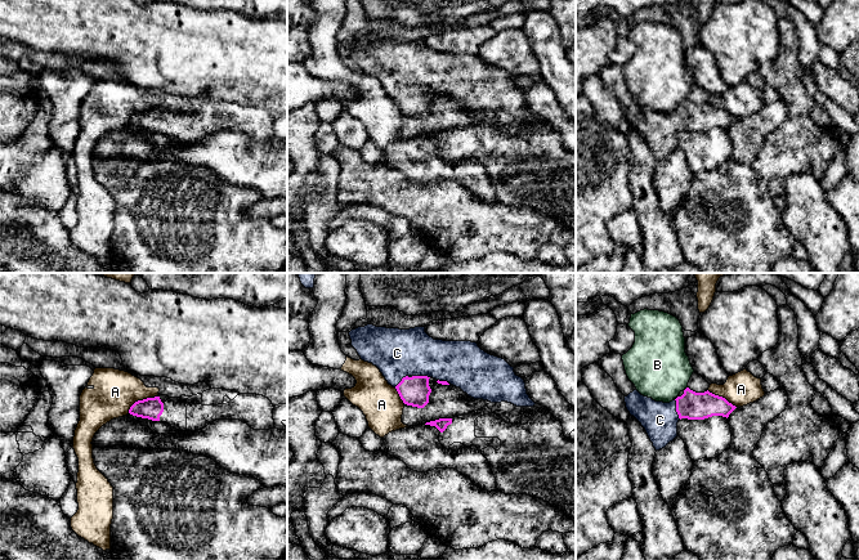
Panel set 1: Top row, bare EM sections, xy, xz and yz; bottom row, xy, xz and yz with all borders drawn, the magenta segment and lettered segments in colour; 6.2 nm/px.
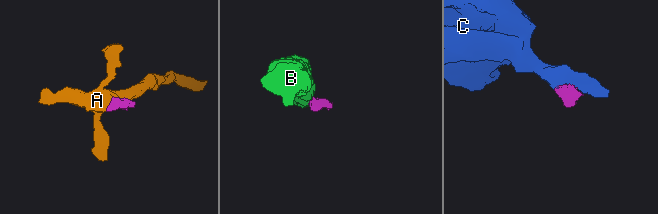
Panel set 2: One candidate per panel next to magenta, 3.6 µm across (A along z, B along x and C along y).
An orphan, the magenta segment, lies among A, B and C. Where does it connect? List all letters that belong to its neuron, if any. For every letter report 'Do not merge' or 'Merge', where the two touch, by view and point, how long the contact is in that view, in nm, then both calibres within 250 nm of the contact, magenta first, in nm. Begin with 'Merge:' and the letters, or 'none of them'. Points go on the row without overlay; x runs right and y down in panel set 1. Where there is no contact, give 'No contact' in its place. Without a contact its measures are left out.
Merge: C
A: Do not merge. Touches magenta at xy (141, 112). Shared border 220 nm. Thickness 140 nm (magenta) against 280 nm
B: Do not merge. No contact
C: Merge. Touches magenta at yz (676, 121). Shared border 130 nm. Thickness 180 nm (magenta) against 220 nm

